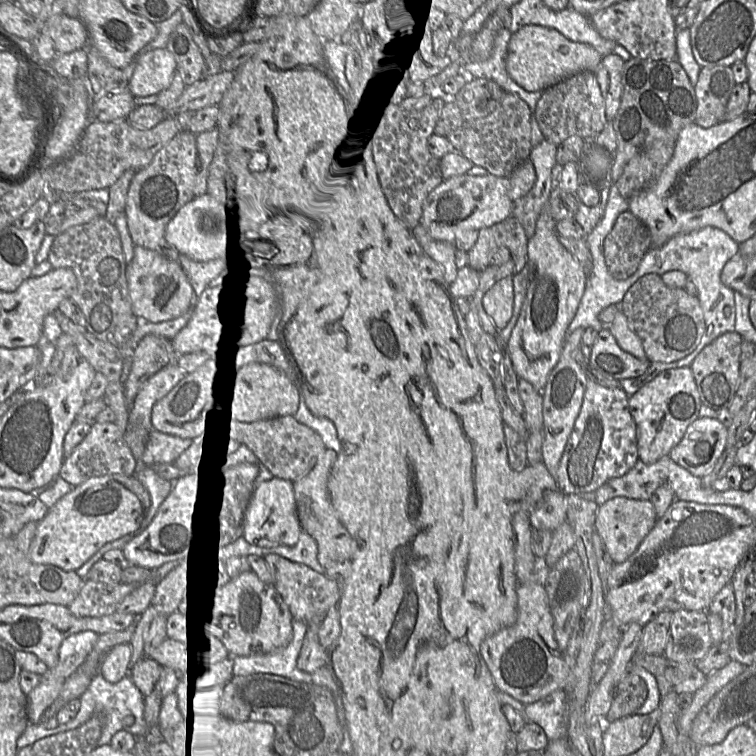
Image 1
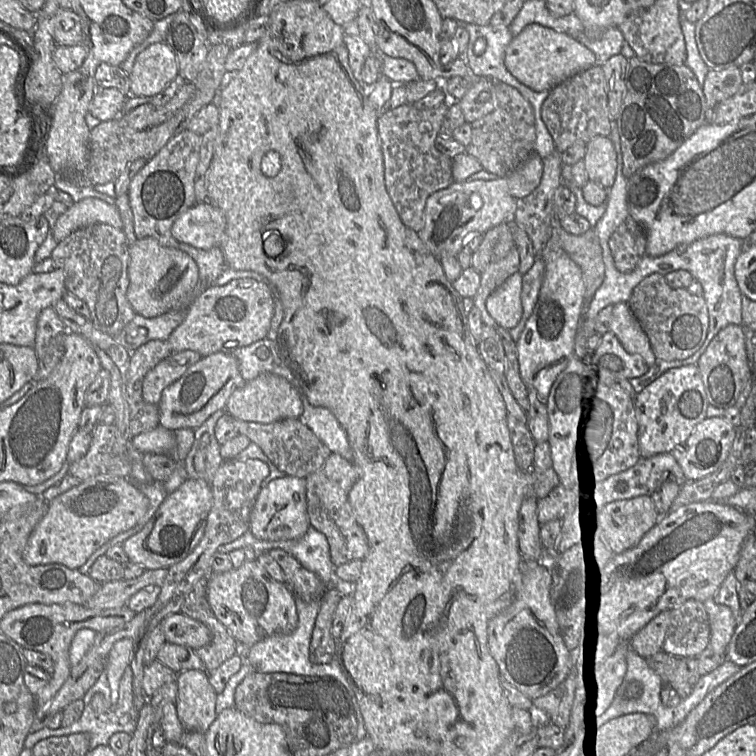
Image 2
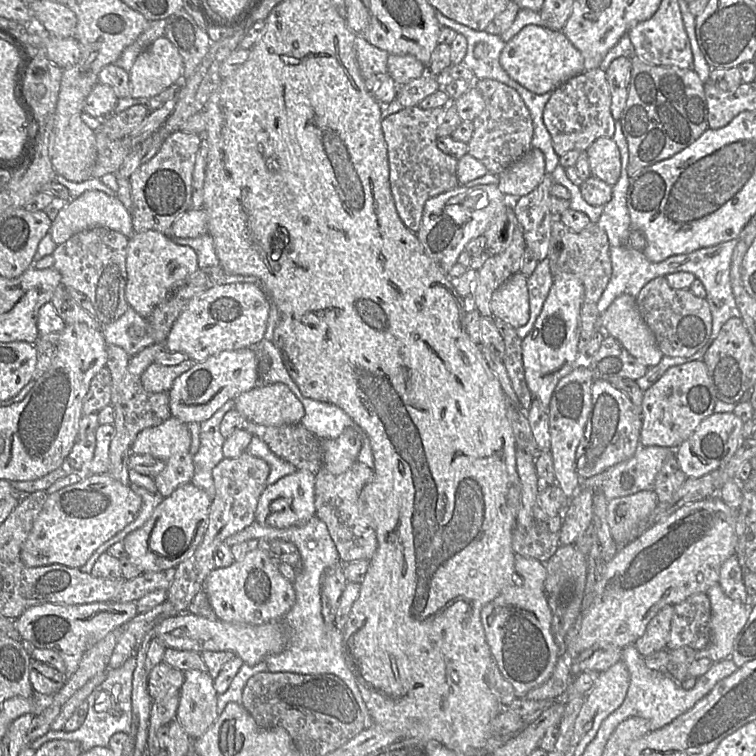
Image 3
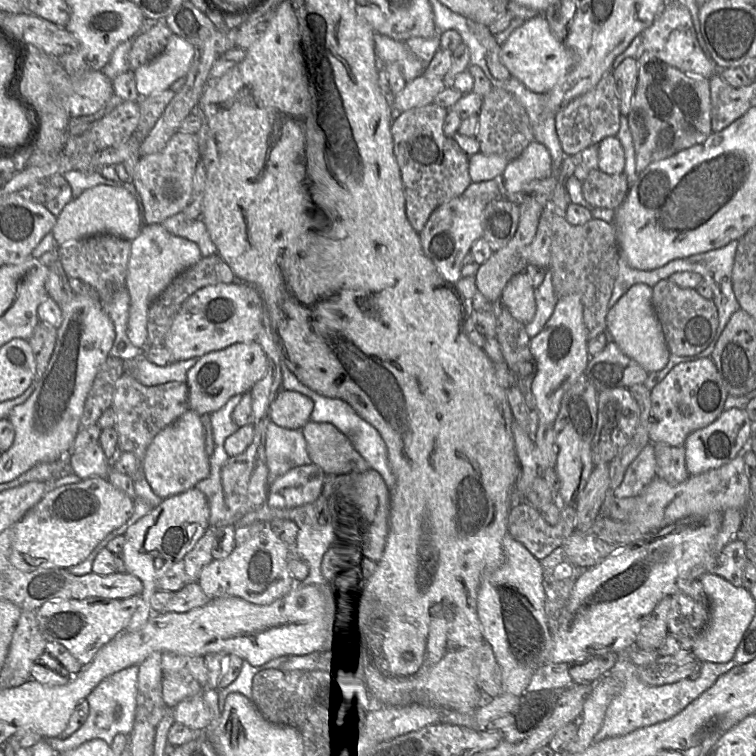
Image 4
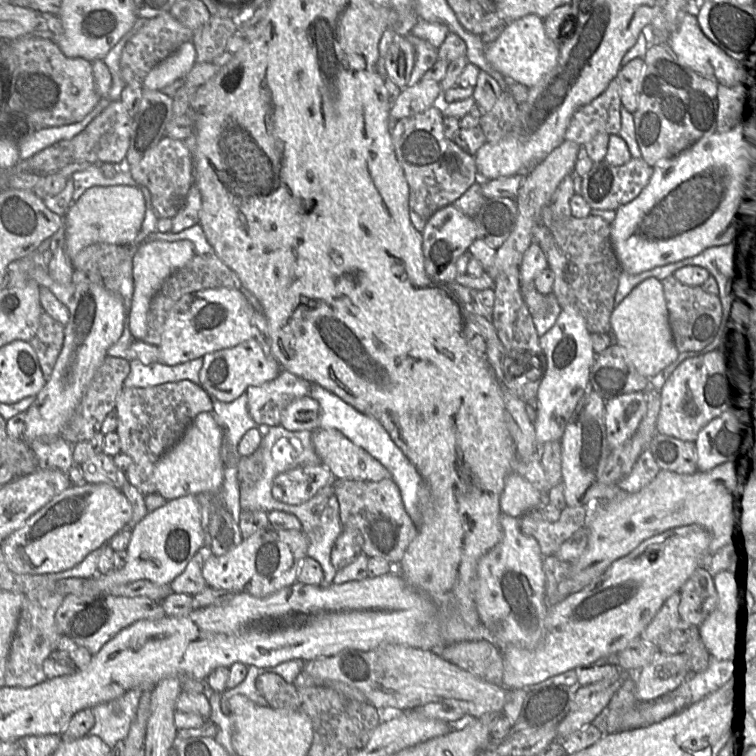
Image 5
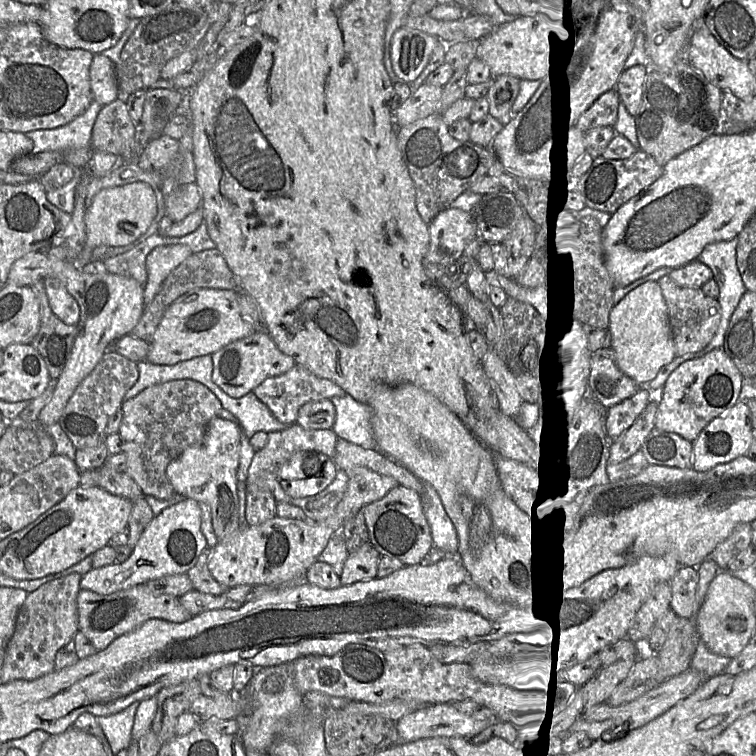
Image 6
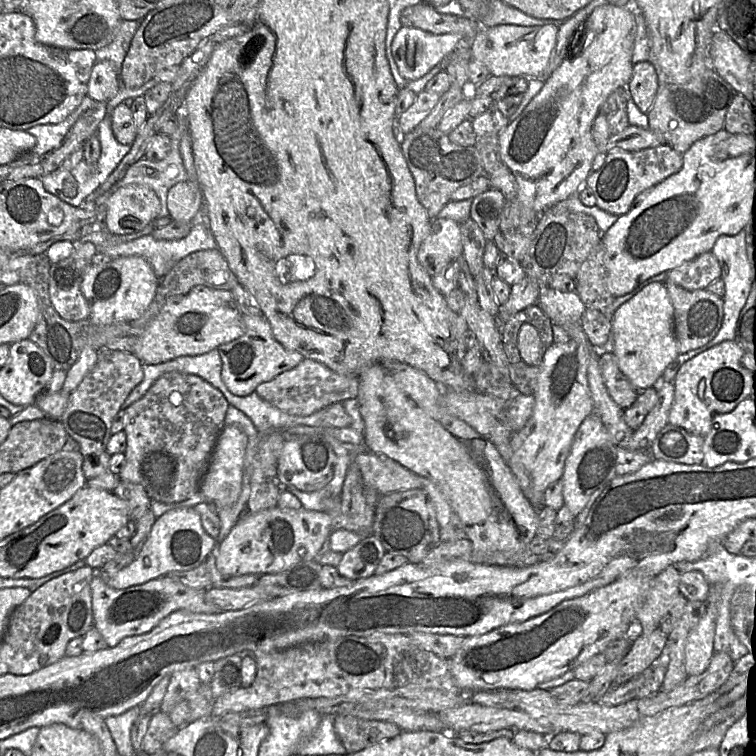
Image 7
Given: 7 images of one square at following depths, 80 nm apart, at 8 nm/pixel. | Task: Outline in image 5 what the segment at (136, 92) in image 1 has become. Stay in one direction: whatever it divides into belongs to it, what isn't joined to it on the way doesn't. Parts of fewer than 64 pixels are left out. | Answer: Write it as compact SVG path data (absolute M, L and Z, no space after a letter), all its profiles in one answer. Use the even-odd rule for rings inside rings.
M192 41L181 44L176 51L158 63L142 81L143 90L158 90L175 80L185 78L196 63L196 50Z

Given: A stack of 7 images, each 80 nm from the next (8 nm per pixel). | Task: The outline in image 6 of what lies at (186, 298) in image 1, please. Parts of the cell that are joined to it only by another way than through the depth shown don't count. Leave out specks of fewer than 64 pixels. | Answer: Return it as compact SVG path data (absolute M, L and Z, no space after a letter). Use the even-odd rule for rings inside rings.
M183 244L159 246L146 258L147 281L144 285L144 304L149 305L168 275L193 252Z

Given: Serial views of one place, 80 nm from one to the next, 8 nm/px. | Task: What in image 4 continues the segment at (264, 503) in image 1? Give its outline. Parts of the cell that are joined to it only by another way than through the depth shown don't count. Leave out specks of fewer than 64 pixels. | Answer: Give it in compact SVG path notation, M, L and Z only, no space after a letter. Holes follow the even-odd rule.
M315 464L293 468L271 484L267 504L272 508L291 509L317 500L326 475Z

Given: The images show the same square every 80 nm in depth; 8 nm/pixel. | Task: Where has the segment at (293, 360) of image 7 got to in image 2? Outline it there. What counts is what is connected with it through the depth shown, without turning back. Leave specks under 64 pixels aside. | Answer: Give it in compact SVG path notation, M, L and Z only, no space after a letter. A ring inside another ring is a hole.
M217 352L203 357L162 392L158 404L159 425L172 431L197 429L215 412L224 410L231 394L245 383L238 361L232 354Z

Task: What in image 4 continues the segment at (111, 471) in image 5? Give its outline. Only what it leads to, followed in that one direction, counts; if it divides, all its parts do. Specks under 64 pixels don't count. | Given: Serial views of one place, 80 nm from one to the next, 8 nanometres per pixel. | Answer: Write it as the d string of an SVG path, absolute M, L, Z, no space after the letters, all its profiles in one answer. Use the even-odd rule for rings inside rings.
M99 443L90 444L81 451L72 452L70 465L82 480L92 477L107 478L111 470L111 460L107 458Z

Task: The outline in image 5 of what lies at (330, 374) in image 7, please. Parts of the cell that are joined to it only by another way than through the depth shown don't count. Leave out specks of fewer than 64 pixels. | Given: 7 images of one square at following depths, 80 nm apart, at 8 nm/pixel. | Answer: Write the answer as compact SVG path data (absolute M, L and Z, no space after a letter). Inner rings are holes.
M282 369L274 380L247 389L248 412L261 430L279 426L283 410L292 401L309 397L312 385Z

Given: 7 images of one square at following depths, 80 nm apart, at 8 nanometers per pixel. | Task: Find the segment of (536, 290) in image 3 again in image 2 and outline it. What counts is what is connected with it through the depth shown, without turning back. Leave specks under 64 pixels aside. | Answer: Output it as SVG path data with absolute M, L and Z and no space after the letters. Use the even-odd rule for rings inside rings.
M536 257L533 266L523 274L521 302L523 306L523 314L520 322L515 326L511 337L517 341L520 337L525 324L530 317L533 308L537 302L539 291L545 275L545 262L541 257Z

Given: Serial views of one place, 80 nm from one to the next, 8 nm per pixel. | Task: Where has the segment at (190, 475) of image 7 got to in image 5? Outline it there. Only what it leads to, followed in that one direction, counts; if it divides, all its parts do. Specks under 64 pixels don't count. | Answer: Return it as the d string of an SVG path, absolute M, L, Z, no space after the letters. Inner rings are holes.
M183 380L146 388L124 387L117 397L115 411L121 453L132 459L126 471L128 482L148 495L157 493L154 469L159 459L181 440L198 414L213 411L213 401L202 386Z

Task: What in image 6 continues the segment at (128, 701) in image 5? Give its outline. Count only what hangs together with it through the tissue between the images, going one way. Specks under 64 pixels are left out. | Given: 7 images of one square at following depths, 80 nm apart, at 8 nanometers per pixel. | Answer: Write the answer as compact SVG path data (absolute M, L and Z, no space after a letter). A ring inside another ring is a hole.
M140 701L133 702L116 714L98 716L97 720L114 754L128 749L132 742L132 728Z

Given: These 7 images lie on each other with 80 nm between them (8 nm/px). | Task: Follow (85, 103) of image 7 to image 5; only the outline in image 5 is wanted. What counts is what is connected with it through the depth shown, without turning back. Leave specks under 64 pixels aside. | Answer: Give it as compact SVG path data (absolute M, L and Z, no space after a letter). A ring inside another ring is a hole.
M101 98L93 110L79 122L47 127L29 133L22 134L23 140L19 143L20 159L27 159L41 150L62 140L68 140L81 133L96 117L98 117L112 101Z

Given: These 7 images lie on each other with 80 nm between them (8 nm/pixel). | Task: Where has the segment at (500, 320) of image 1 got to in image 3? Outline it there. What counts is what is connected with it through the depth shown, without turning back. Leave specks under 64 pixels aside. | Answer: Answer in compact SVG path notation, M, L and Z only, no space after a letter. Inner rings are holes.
M518 272L492 294L490 308L494 319L514 328L525 325L530 318L527 276Z

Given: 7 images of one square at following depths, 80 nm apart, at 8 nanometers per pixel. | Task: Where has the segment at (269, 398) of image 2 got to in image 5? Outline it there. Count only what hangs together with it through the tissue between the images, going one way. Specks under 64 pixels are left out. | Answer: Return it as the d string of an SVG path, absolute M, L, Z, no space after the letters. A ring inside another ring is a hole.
M310 397L292 401L282 412L280 426L288 431L313 431L320 428L319 403Z

